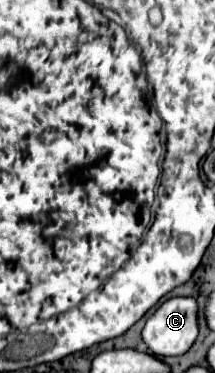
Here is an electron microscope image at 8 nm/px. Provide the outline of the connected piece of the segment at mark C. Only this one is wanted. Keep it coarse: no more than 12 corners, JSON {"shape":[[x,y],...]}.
{"shape":[[164,301],[142,329],[156,357],[184,355],[196,335],[196,301]]}

